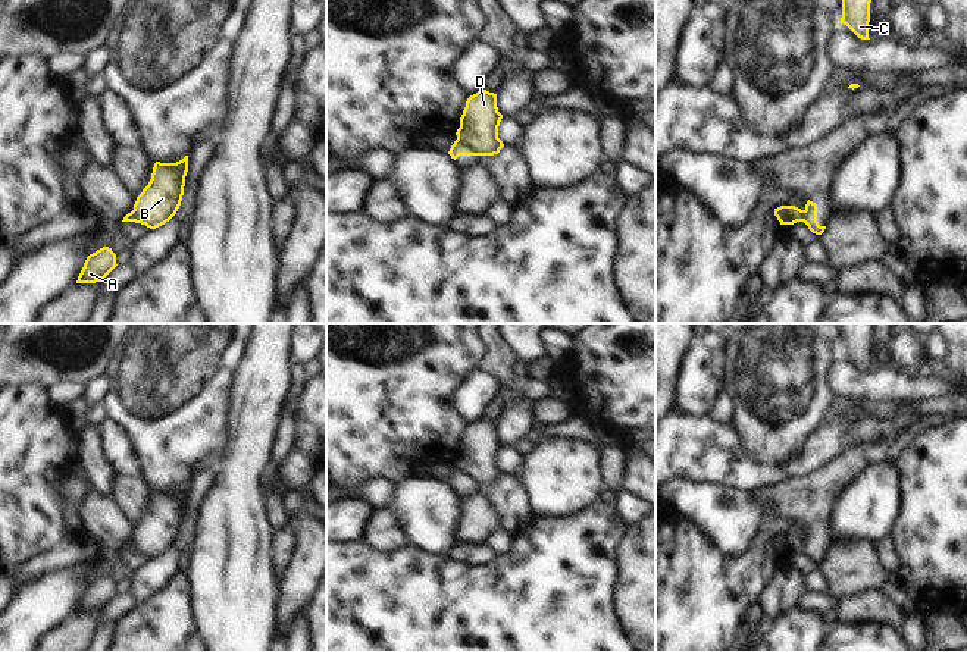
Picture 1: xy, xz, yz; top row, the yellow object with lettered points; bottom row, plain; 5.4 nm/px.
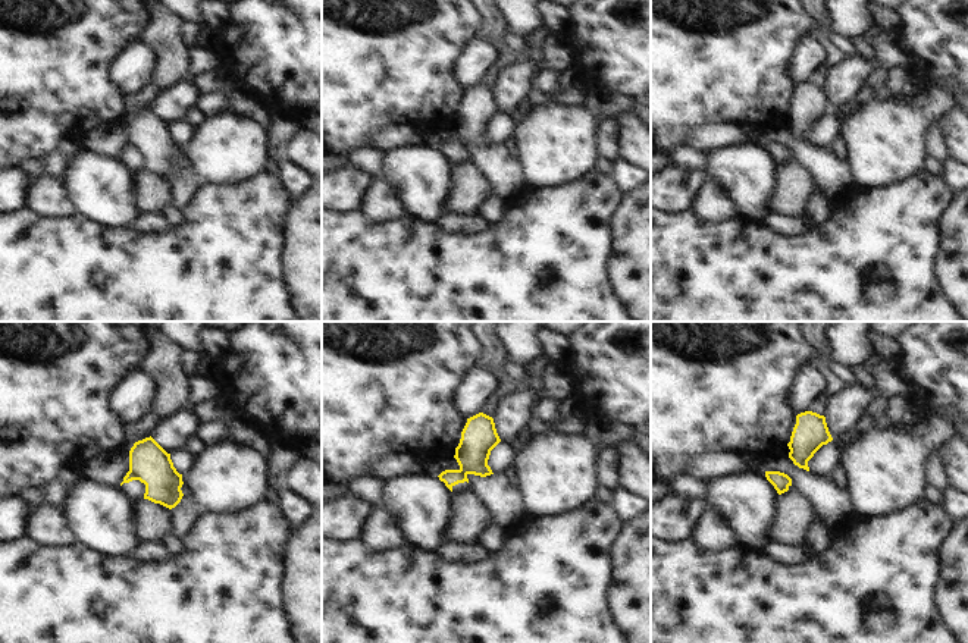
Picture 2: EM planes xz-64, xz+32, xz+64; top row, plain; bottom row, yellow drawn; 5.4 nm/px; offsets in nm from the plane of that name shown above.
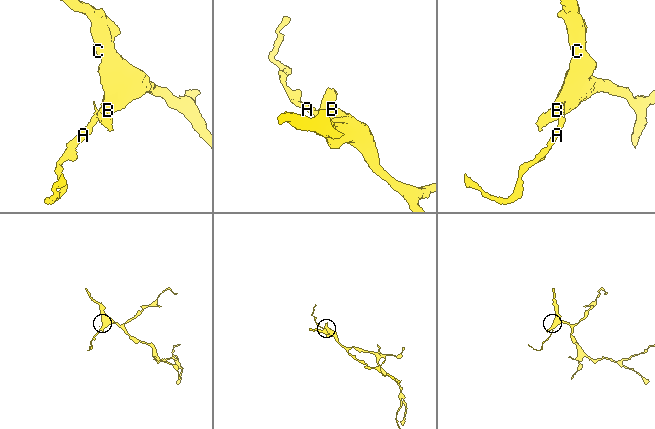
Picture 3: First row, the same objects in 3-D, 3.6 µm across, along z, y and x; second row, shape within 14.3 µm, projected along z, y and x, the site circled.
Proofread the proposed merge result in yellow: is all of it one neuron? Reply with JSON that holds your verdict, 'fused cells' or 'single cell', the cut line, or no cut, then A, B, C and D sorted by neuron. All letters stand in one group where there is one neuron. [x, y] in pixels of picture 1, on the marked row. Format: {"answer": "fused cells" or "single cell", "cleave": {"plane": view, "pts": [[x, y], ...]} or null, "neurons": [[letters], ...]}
{"answer": "fused cells", "cleave": {"plane": "xz", "pts": [[457, 138], [478, 154]]}, "neurons": [["A"], ["B", "C", "D"]]}

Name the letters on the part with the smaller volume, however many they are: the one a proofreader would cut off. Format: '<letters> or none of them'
A

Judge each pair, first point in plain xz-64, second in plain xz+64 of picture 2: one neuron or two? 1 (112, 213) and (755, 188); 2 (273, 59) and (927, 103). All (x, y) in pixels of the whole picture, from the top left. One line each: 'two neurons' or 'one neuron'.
1: one neuron
2: two neurons

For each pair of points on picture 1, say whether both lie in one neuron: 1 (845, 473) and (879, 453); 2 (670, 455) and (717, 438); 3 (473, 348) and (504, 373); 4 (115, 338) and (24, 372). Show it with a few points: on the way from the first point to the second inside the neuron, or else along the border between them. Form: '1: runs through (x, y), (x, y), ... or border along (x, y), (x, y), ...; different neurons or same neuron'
1: runs through (854, 464), (861, 457), (870, 455); same neuron
2: runs through (682, 447), (706, 447); same neuron
3: border along (484, 338), (488, 356), (479, 367); different neurons
4: runs through (96, 361), (80, 370), (47, 372); same neuron

